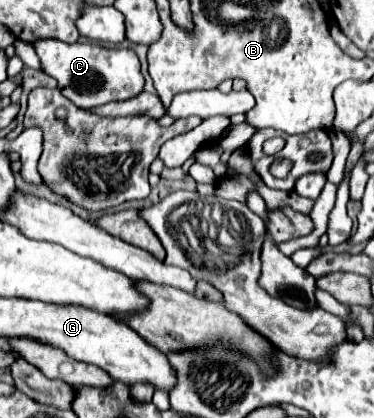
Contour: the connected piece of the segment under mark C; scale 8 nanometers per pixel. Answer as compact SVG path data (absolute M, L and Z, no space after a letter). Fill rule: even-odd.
M36 41L34 45L44 71L58 81L58 89L80 109L94 109L110 101L126 101L142 93L144 77L138 55L126 47L102 47L96 43L60 43ZM90 87L90 89L88 89Z

